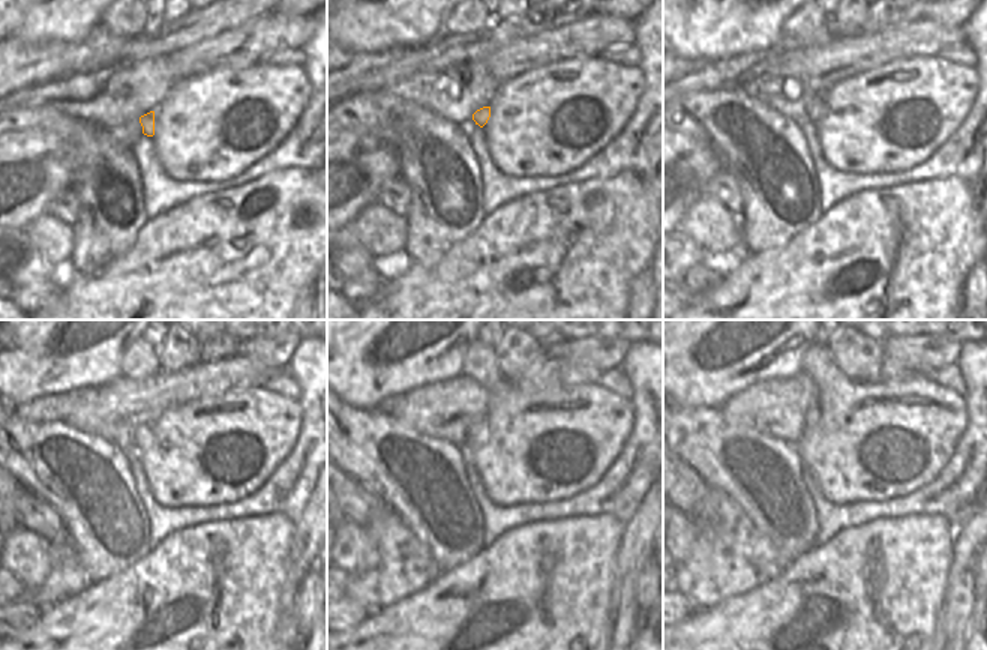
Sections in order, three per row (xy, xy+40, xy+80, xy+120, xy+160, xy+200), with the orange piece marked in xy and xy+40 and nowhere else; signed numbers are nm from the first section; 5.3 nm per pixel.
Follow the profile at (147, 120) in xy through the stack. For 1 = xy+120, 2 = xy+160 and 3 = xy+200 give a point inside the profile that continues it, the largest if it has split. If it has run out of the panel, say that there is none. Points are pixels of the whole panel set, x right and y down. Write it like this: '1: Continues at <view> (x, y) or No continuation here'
1: Continues at xy+120 (140, 440)
2: Continues at xy+160 (477, 431)
3: Continues at xy+200 (813, 413)

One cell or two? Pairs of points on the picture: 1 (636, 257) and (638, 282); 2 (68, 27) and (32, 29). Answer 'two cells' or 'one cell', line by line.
1: two cells
2: one cell

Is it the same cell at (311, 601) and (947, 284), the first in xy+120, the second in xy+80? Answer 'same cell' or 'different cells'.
different cells

